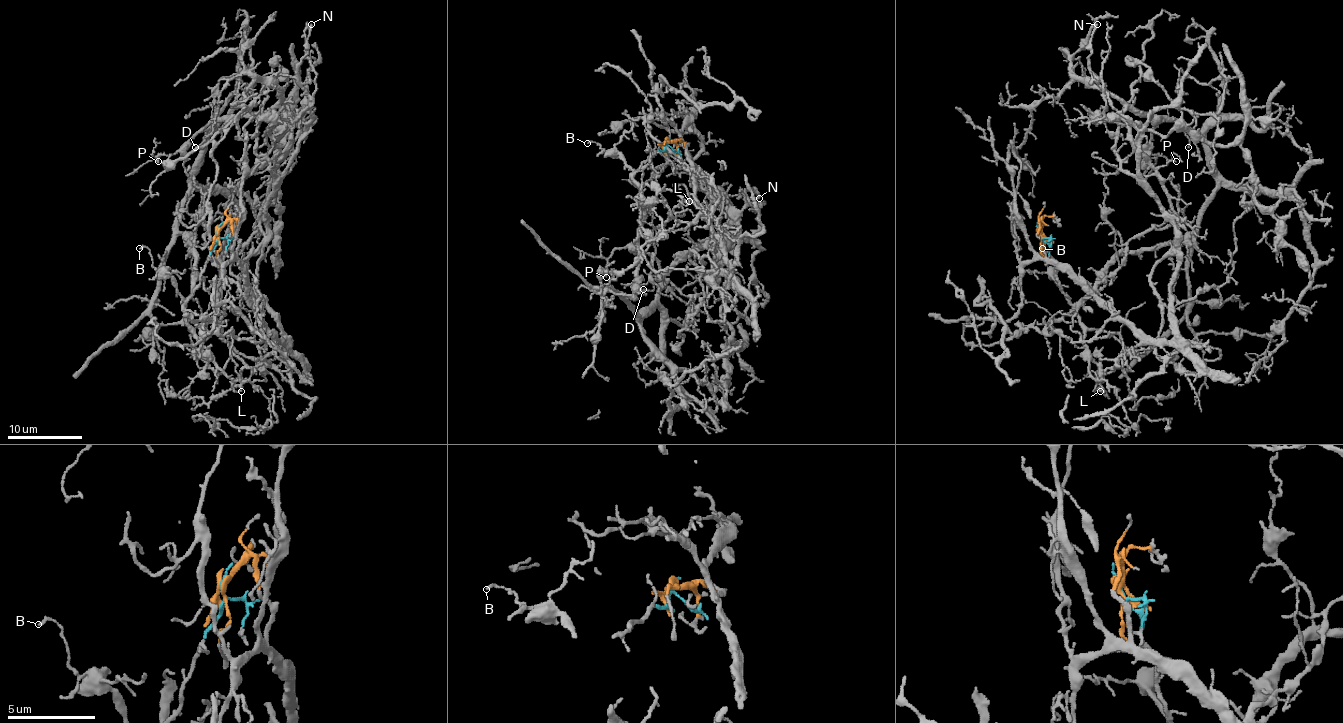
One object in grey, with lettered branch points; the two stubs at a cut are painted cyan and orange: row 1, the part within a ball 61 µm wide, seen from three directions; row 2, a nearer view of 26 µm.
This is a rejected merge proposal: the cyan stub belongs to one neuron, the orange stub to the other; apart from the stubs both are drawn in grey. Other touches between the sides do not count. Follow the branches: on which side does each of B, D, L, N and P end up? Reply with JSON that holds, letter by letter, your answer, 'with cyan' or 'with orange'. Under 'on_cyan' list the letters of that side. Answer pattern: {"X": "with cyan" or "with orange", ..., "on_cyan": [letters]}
{"B": "with cyan", "D": "with cyan", "L": "with cyan", "N": "with orange", "P": "with cyan", "on_cyan": ["B", "D", "L", "P"]}

